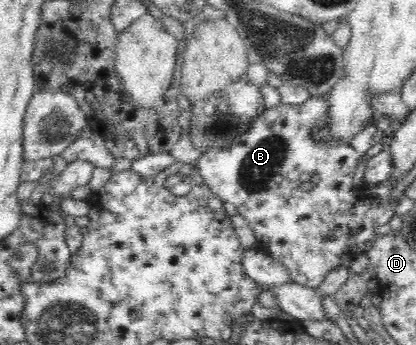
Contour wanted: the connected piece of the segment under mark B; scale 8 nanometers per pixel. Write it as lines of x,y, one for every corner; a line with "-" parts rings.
322,96
310,97
300,105
284,105
279,103
277,106
268,108
268,110
265,109
251,121
248,131
237,135
232,139
232,143
206,148
207,150
203,152
197,166
199,174
206,181
212,194
216,195
224,203
231,202
236,206
237,213
245,219
250,229
254,231
257,247
262,248
264,251
268,251
276,260
285,264
292,275
294,283
300,283
312,288
316,288
330,270
334,270
336,266
340,265
340,256
343,256
344,254
354,256
357,253
366,253
367,250
372,247
373,241
377,238
375,235
375,228
379,225
386,224
392,218
394,206
396,206
396,203
398,202
370,201
368,197
364,196
361,189
355,188
352,185
359,157
362,157
374,144
382,142
382,132
375,124
372,124
372,128
369,128
368,132
356,136
354,140
350,140
348,144
344,143
342,147
336,147
336,150
334,147
328,147
328,150
326,151
325,148
316,146
316,138
320,138
318,128
322,126
322,121
325,120
325,104
321,103
321,98

